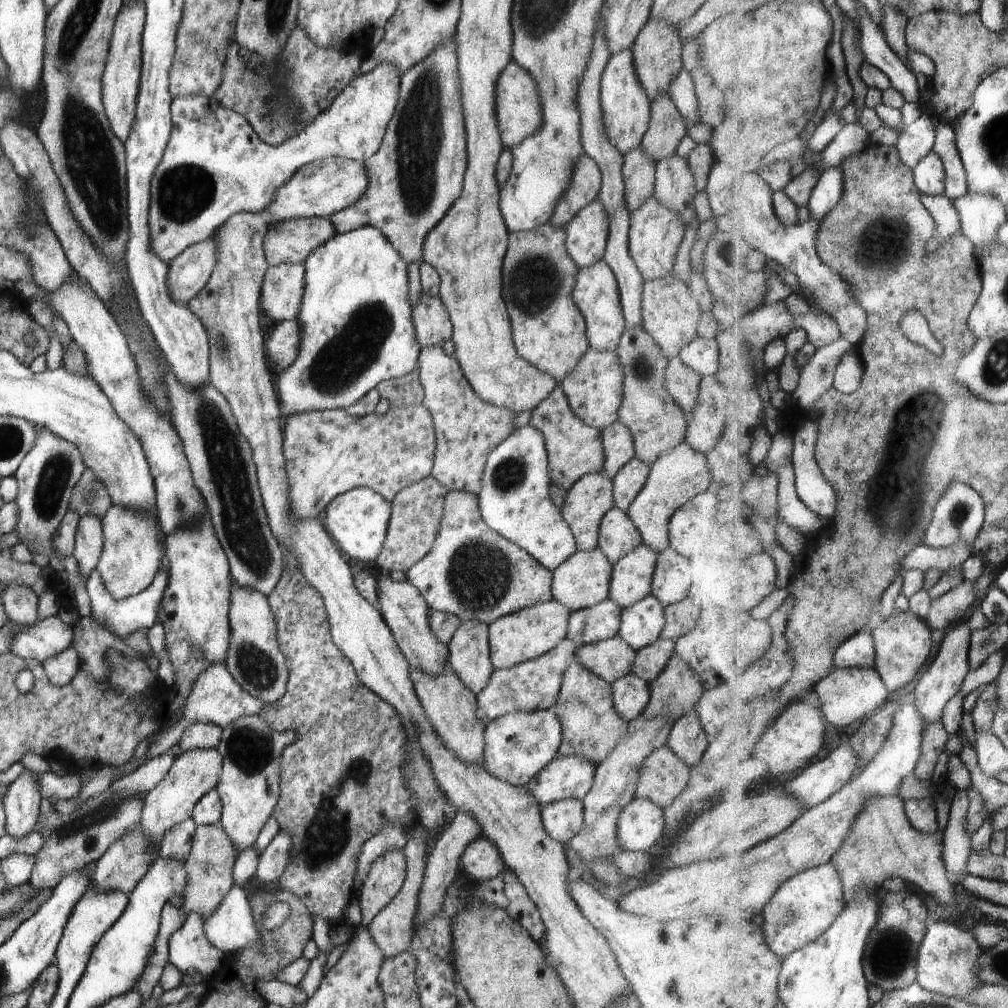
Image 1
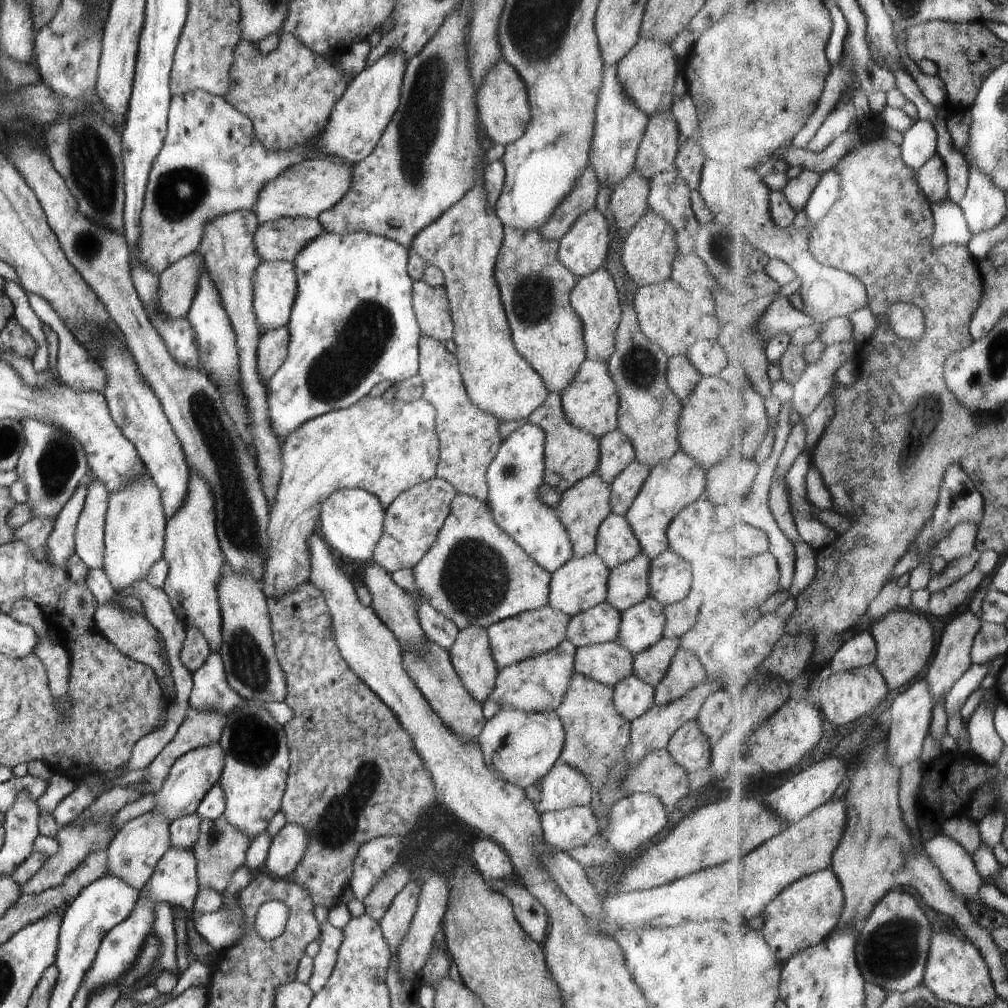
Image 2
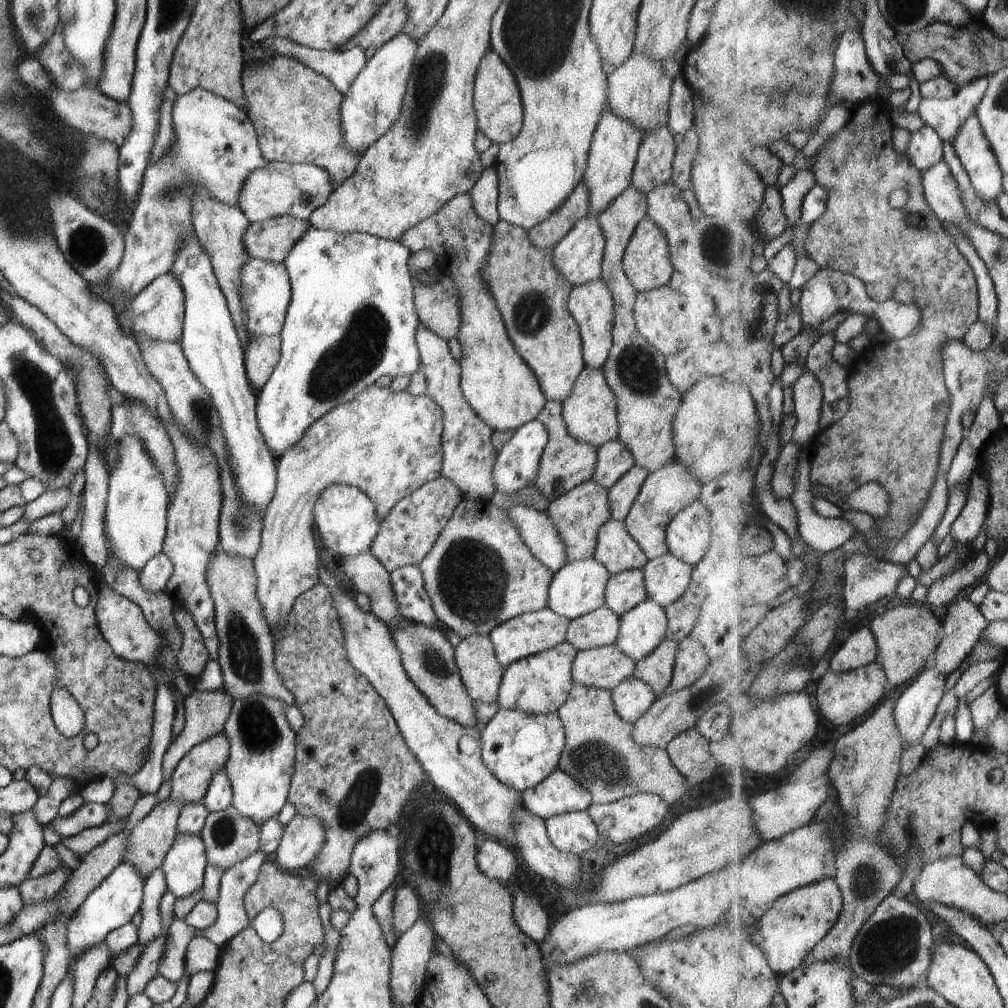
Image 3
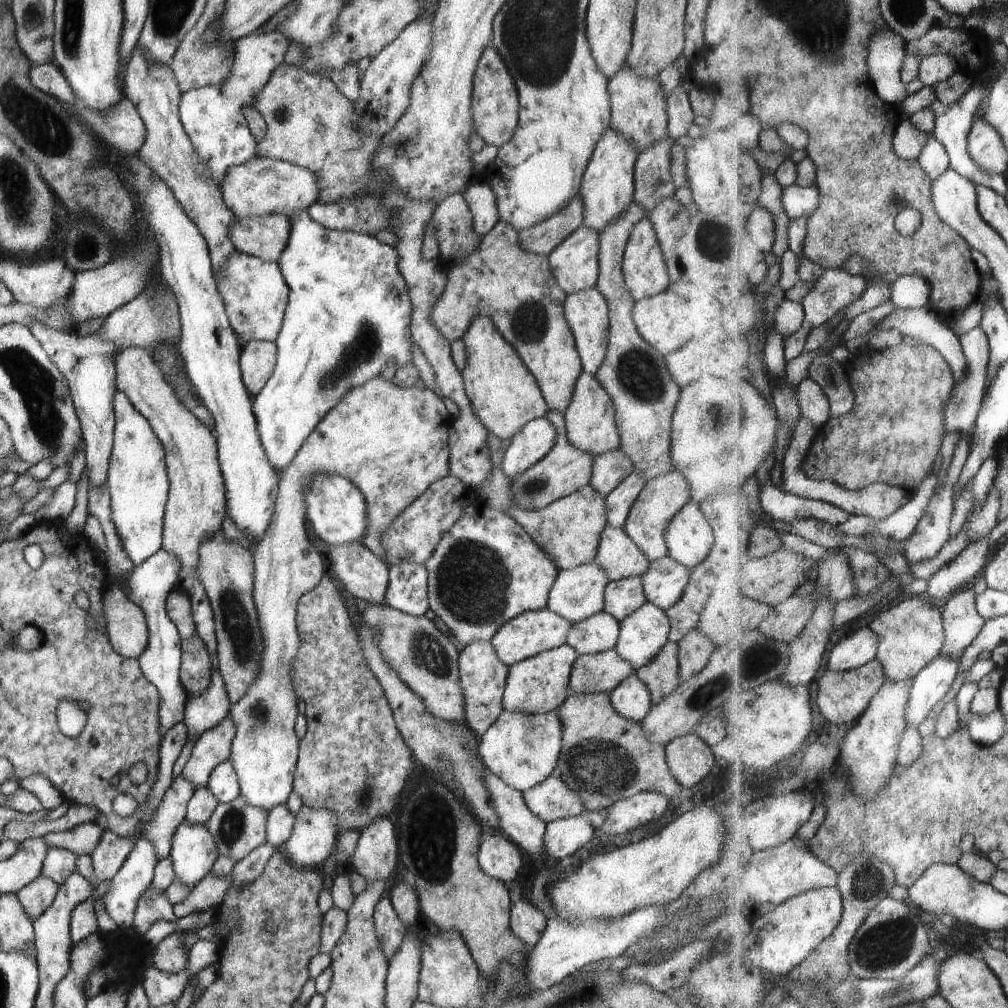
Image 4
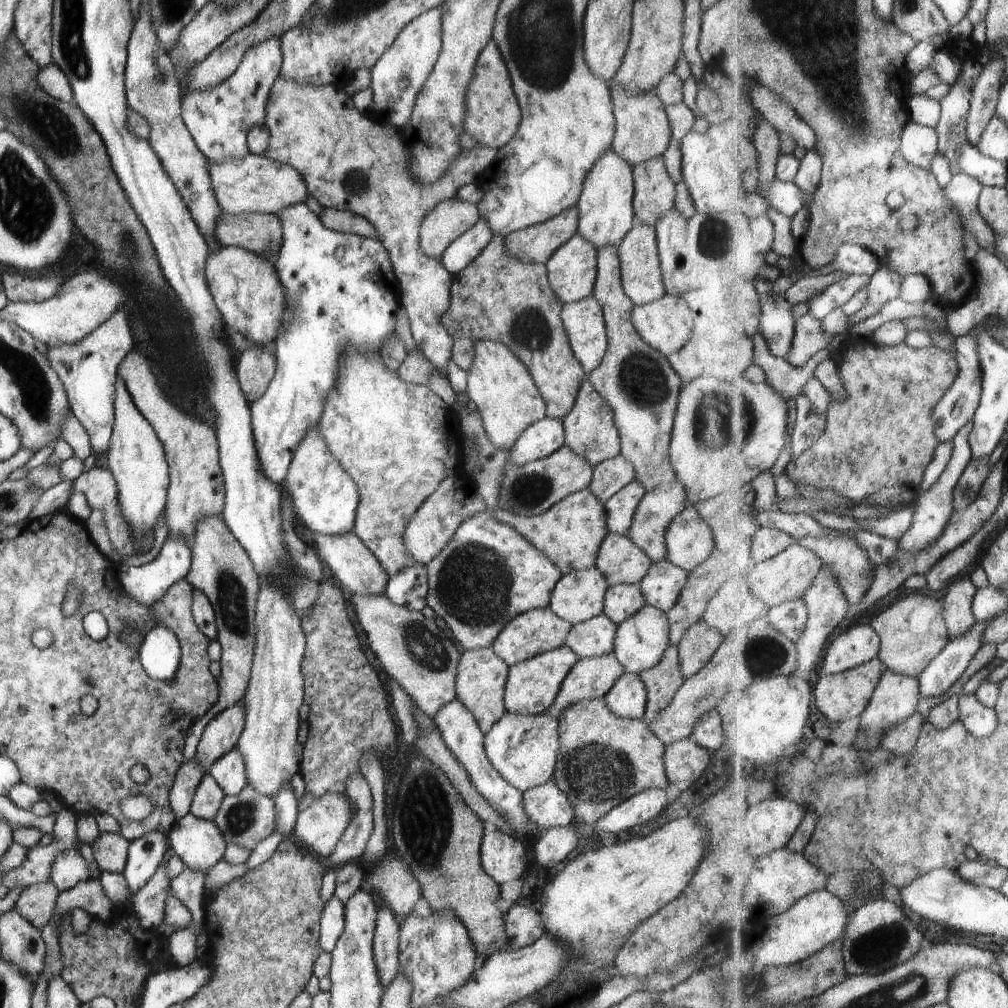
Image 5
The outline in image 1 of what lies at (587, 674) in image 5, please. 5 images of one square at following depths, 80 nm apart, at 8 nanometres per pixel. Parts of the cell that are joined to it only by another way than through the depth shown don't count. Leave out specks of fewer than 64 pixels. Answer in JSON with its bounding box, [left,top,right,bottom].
[576,635,636,684]

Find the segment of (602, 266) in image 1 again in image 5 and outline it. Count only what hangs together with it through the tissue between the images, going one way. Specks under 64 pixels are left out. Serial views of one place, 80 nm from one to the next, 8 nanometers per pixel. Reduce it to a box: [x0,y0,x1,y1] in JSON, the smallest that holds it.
[561,294,607,376]

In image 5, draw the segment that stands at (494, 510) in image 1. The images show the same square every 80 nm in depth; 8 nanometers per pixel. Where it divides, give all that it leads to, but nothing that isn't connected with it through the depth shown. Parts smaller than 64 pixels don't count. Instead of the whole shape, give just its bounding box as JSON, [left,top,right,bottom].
[510,417,564,466]

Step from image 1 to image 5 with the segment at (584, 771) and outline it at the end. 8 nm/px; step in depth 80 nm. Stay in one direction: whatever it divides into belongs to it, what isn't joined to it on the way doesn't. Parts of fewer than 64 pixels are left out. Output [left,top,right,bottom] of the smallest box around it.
[523,780,575,830]

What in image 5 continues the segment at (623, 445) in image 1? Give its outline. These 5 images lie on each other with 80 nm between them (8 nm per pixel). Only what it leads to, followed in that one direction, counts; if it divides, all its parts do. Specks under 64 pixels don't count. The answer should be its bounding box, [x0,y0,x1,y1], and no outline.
[589,454,636,504]

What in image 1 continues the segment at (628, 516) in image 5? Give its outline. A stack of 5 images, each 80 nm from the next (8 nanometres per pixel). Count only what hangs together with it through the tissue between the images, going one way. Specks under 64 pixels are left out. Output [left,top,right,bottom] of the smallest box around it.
[613,459,649,511]

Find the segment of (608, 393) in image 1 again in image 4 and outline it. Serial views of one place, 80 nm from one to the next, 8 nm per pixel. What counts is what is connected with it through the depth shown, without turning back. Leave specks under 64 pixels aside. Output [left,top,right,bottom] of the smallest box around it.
[564,372,620,457]

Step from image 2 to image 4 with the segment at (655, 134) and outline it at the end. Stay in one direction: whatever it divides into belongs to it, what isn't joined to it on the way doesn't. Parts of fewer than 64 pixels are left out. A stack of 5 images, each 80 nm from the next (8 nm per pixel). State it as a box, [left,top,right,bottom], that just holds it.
[633,135,676,219]

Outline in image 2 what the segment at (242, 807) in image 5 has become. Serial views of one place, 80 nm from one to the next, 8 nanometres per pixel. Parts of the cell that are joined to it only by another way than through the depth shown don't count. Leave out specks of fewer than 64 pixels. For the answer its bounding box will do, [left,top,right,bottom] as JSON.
[193,816,251,894]

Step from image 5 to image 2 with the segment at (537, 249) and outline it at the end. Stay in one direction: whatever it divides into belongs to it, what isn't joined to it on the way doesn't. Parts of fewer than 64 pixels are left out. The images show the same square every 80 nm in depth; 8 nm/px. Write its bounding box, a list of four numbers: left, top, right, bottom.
[537,164,599,241]

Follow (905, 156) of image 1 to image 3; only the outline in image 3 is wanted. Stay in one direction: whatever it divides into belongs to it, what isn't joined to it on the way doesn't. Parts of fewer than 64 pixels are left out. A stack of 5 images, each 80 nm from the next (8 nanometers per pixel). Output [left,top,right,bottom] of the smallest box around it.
[906,126,945,171]

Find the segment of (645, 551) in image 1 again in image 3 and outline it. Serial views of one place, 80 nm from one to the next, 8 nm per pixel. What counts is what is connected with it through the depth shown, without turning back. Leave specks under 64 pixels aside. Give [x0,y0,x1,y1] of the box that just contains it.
[605,569,647,617]

